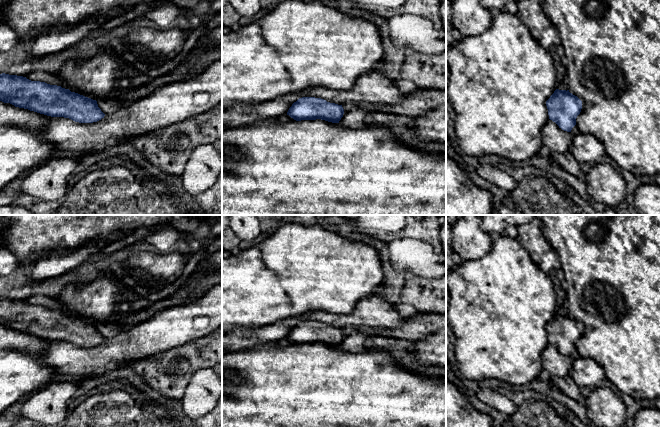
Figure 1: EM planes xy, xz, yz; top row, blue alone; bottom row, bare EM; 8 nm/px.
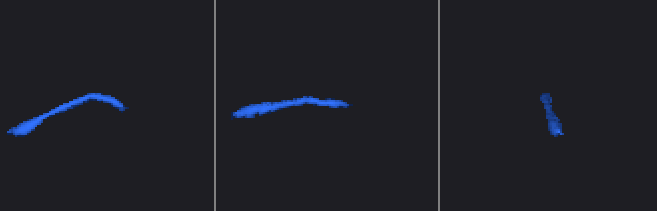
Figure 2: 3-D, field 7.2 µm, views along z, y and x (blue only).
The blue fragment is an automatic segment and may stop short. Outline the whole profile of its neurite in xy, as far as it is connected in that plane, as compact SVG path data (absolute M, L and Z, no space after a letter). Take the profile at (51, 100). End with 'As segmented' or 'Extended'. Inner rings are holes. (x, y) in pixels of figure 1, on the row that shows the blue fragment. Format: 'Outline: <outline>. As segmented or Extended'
Outline: M0 74L0 101L51 117L69 118L79 123L93 123L104 118L97 101L69 89L45 82L31 81L23 76Z. As segmented

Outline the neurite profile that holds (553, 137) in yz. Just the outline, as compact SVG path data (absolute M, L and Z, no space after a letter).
M548 120L542 129L542 141L551 152L564 153L569 150L573 140L570 132L562 130L555 122Z

